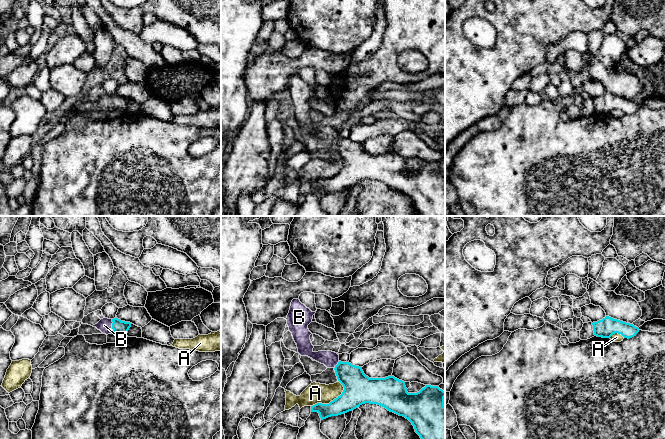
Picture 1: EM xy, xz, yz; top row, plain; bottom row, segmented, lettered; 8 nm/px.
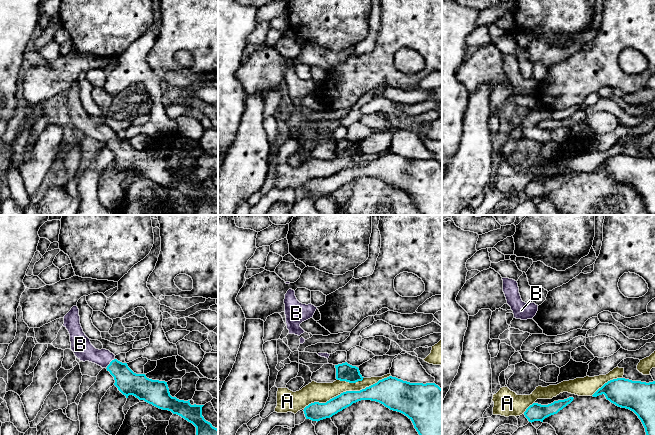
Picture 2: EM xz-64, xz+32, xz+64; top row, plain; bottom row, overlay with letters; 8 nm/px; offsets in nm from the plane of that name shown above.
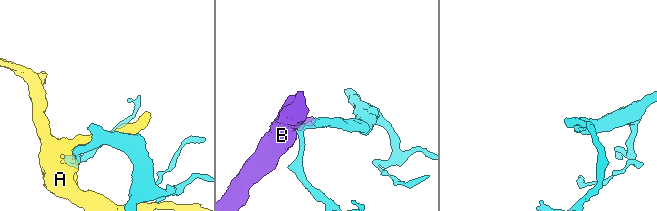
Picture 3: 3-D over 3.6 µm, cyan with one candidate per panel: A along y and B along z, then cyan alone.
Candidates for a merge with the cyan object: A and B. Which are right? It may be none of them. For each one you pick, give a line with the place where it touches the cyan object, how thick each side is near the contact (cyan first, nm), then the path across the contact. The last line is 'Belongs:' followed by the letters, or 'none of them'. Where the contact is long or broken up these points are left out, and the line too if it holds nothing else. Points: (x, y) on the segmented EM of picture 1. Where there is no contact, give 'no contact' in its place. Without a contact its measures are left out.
B: contact xy (112, 326); calibres 110 and 110 nm; way xy (120, 327), (112, 326), (104, 325)
Belongs: B

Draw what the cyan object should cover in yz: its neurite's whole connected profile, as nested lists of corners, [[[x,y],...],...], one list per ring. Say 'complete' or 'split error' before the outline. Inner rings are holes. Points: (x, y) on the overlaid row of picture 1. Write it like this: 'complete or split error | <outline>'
complete | [[[606,316],[602,320],[593,322],[594,335],[602,338],[610,338],[613,334],[621,334],[624,338],[632,338],[639,332],[639,328],[633,324],[626,323]]]

